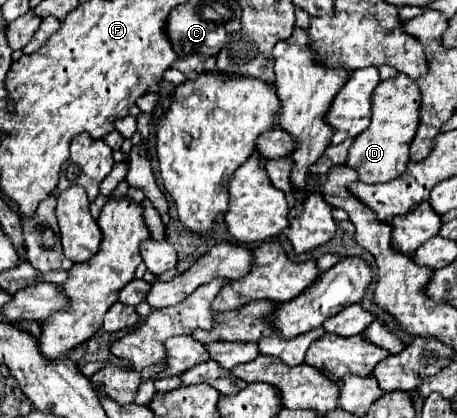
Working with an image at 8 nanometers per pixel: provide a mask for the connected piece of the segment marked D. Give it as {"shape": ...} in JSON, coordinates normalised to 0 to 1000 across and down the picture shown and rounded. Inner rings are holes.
{"shape":[[[862,179],[836,194],[814,227],[814,294],[788,318],[766,361],[757,395],[788,414],[788,433],[796,438],[845,438],[880,419],[897,385],[897,347],[910,328],[910,304],[919,299],[919,208],[910,208],[910,189],[893,189],[893,179]]]}

